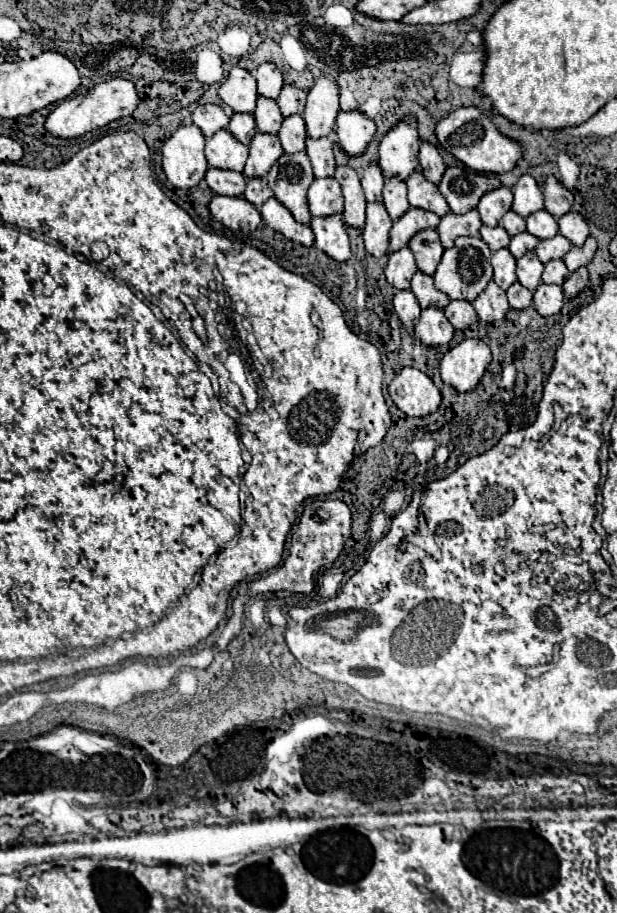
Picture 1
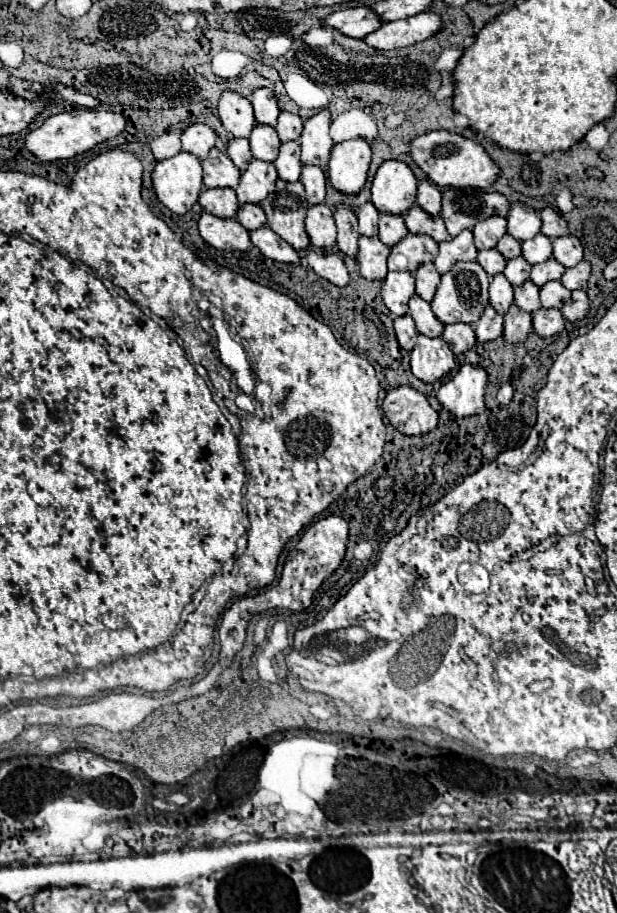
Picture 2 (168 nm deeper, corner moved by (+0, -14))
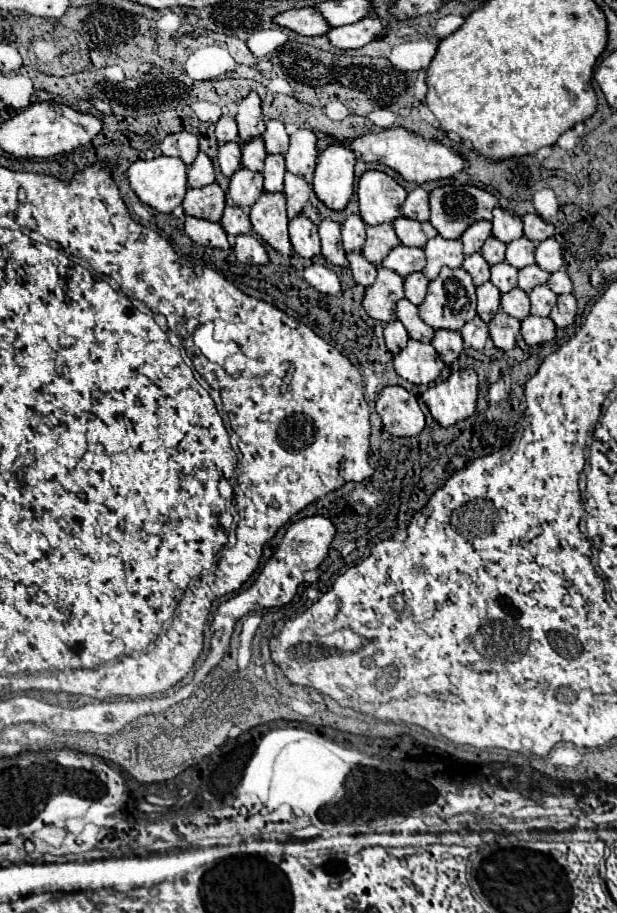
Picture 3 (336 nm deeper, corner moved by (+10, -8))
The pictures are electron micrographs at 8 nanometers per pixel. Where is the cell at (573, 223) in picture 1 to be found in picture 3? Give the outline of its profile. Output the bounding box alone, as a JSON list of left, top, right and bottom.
[535,238,565,272]

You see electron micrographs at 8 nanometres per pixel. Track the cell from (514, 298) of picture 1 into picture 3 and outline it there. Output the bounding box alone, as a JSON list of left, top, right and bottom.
[489,310,521,350]

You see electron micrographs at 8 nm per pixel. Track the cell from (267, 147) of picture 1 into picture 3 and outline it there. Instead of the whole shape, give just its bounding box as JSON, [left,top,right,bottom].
[227,168,263,208]

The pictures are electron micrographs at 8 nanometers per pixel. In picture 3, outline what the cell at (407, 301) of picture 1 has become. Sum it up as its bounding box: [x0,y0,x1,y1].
[383,320,409,354]

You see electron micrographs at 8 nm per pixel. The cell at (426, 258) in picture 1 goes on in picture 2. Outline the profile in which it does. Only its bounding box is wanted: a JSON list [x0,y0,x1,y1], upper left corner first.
[415,262,439,302]

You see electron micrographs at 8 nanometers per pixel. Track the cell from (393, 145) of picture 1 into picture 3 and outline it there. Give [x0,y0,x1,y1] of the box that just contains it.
[357,170,407,226]

